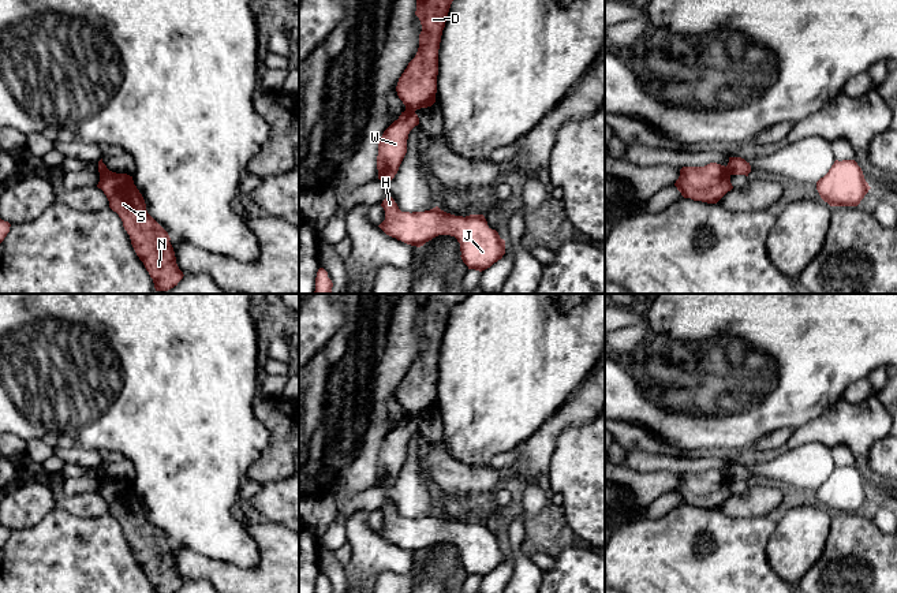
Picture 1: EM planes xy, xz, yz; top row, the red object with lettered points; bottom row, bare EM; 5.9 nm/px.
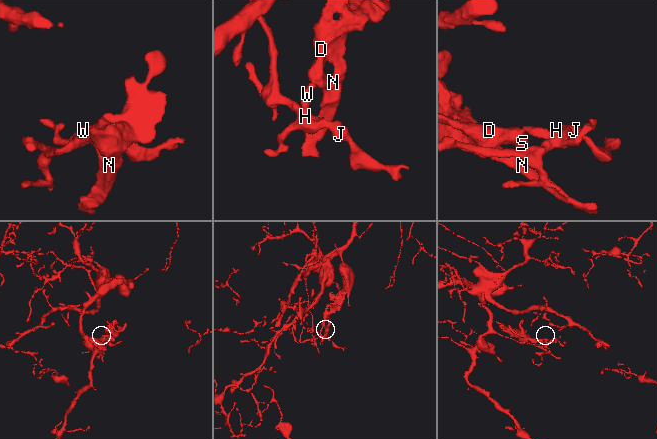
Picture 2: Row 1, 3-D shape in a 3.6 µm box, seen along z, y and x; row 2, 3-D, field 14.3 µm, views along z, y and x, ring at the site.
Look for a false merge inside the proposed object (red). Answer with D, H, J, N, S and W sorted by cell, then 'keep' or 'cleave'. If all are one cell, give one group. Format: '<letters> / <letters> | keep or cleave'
D N S / H J W | cleave

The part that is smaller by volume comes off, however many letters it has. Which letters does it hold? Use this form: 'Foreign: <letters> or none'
Foreign: D, N, S

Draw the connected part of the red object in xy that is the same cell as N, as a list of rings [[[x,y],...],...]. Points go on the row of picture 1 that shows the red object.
[[[109,169],[100,172],[98,189],[119,215],[131,245],[153,279],[156,291],[168,291],[183,279],[168,232],[147,213],[132,176]]]

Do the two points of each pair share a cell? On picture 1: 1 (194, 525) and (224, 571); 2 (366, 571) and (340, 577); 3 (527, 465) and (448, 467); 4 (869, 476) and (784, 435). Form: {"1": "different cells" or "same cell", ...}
{"1": "different cells", "2": "different cells", "3": "same cell", "4": "different cells"}

